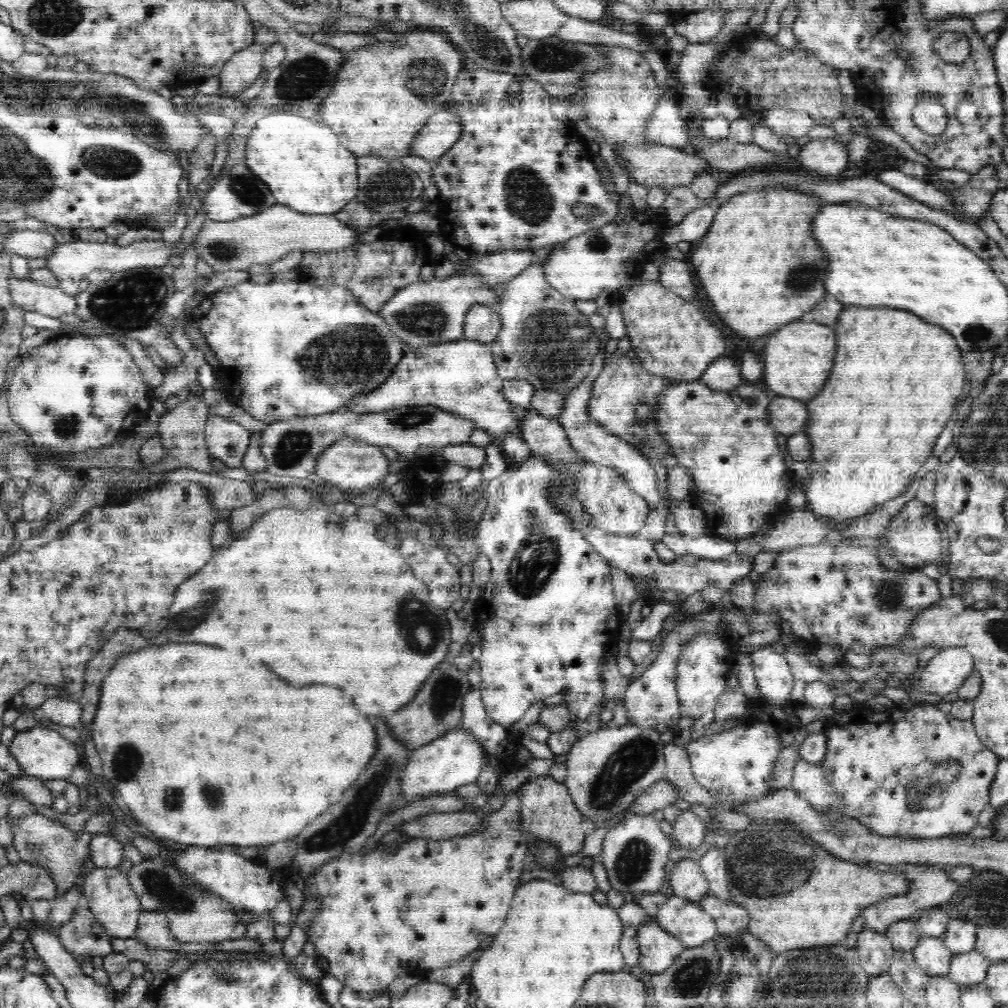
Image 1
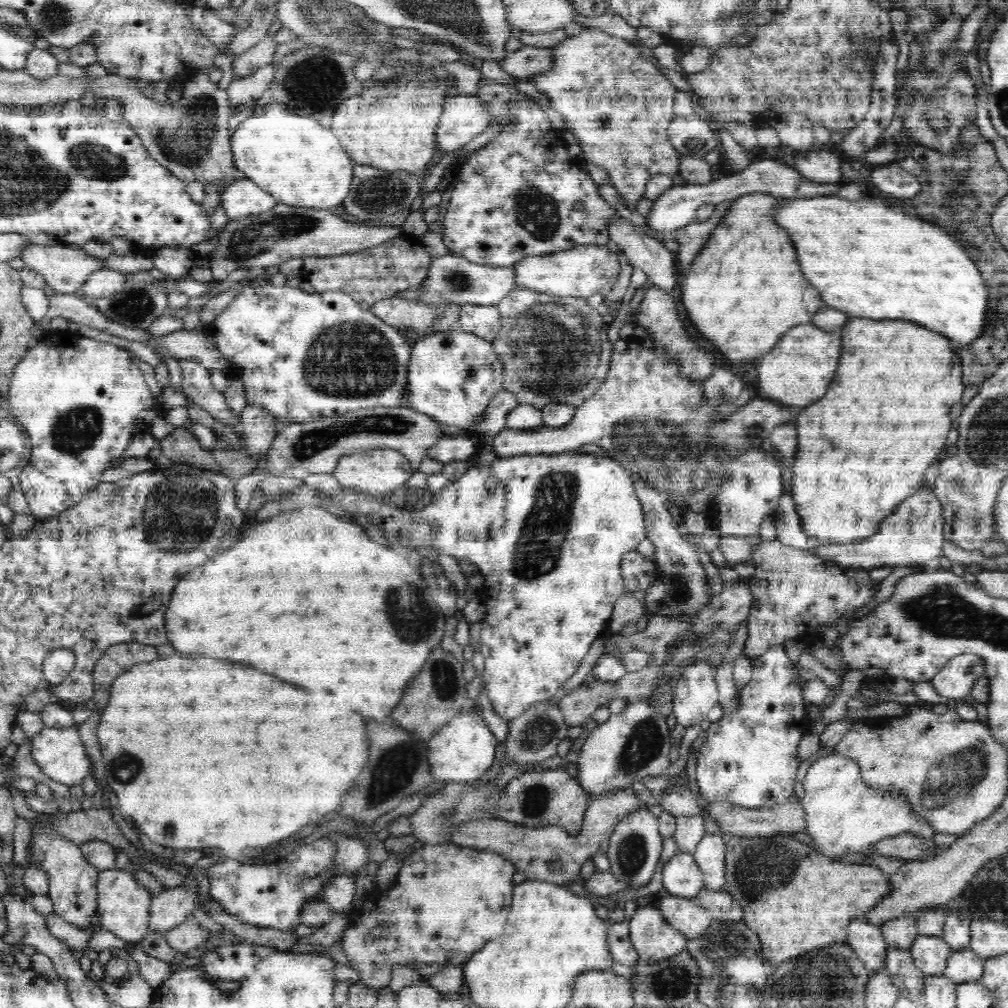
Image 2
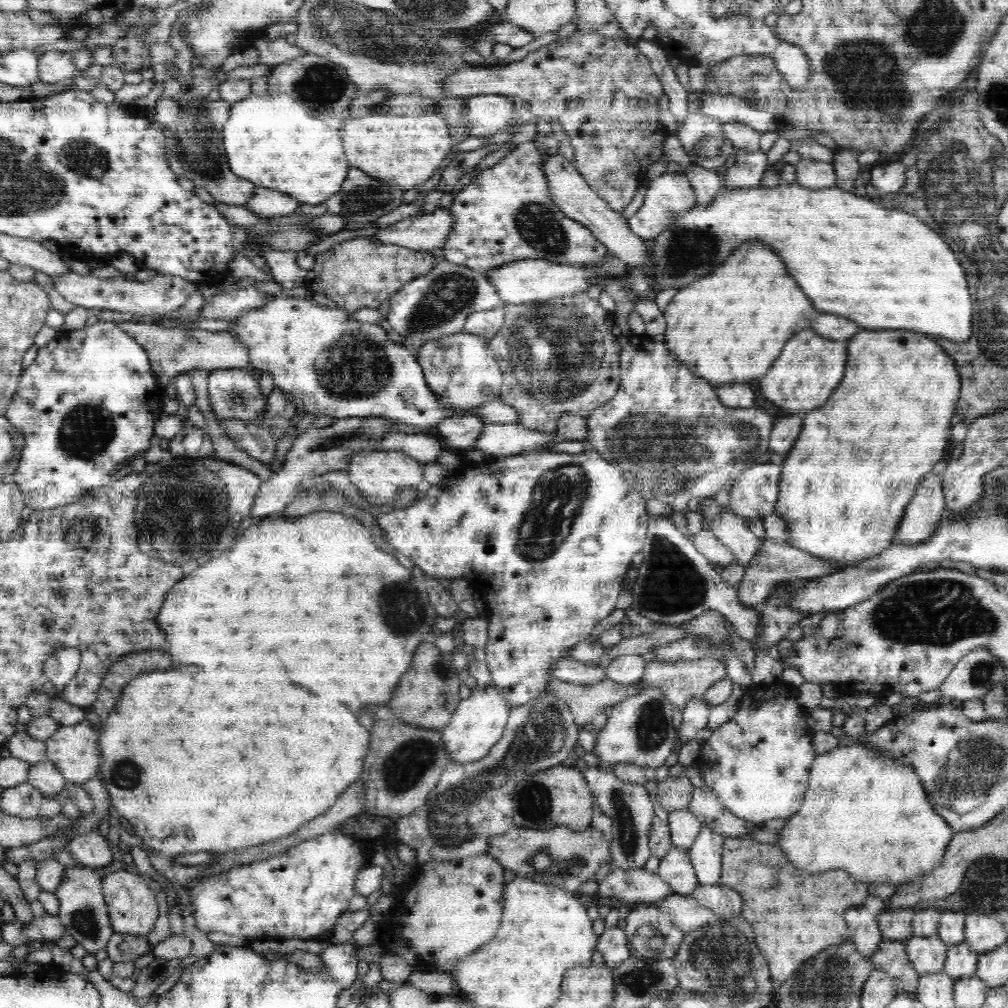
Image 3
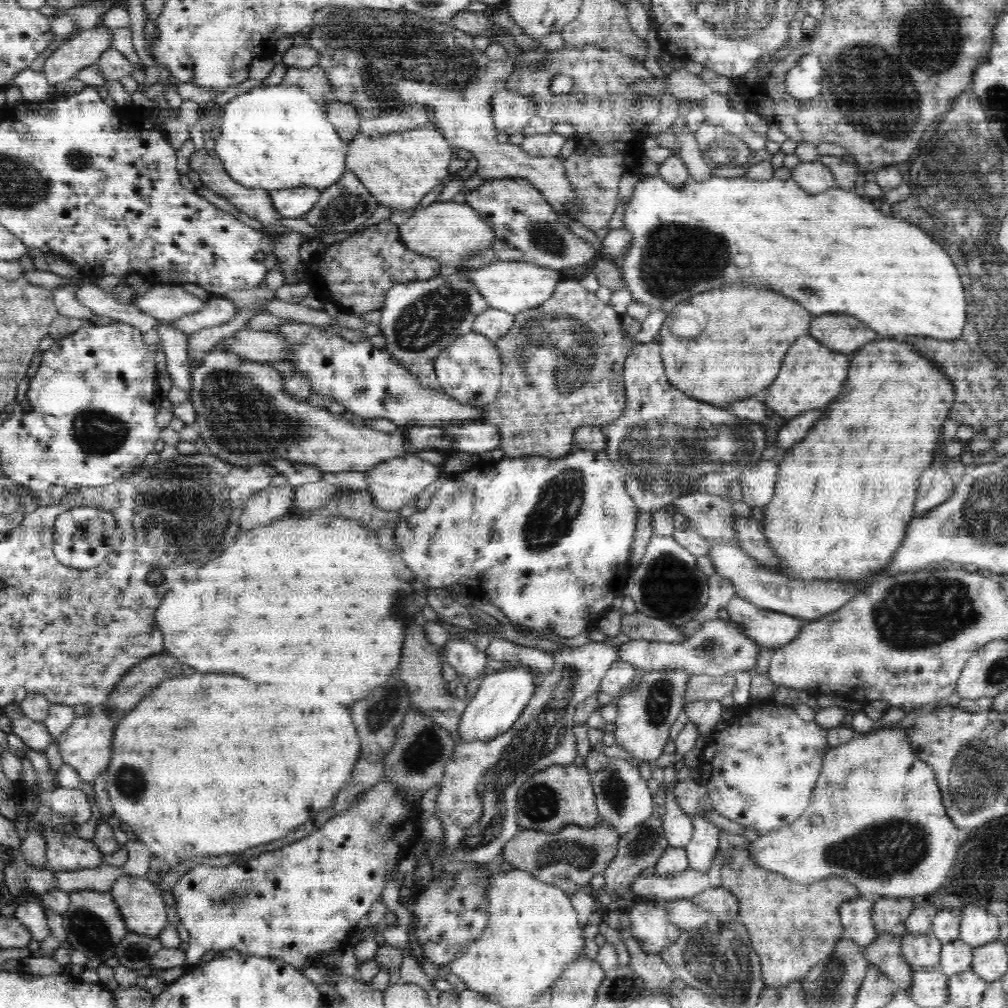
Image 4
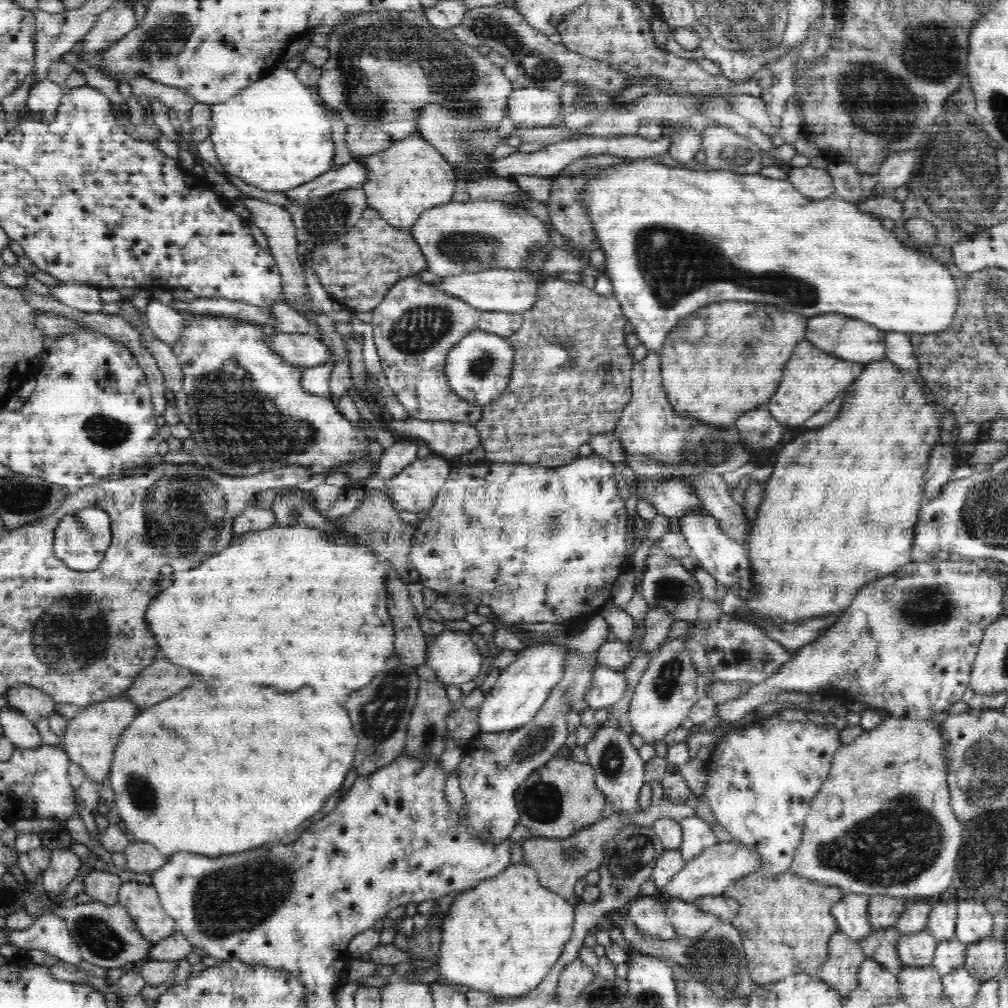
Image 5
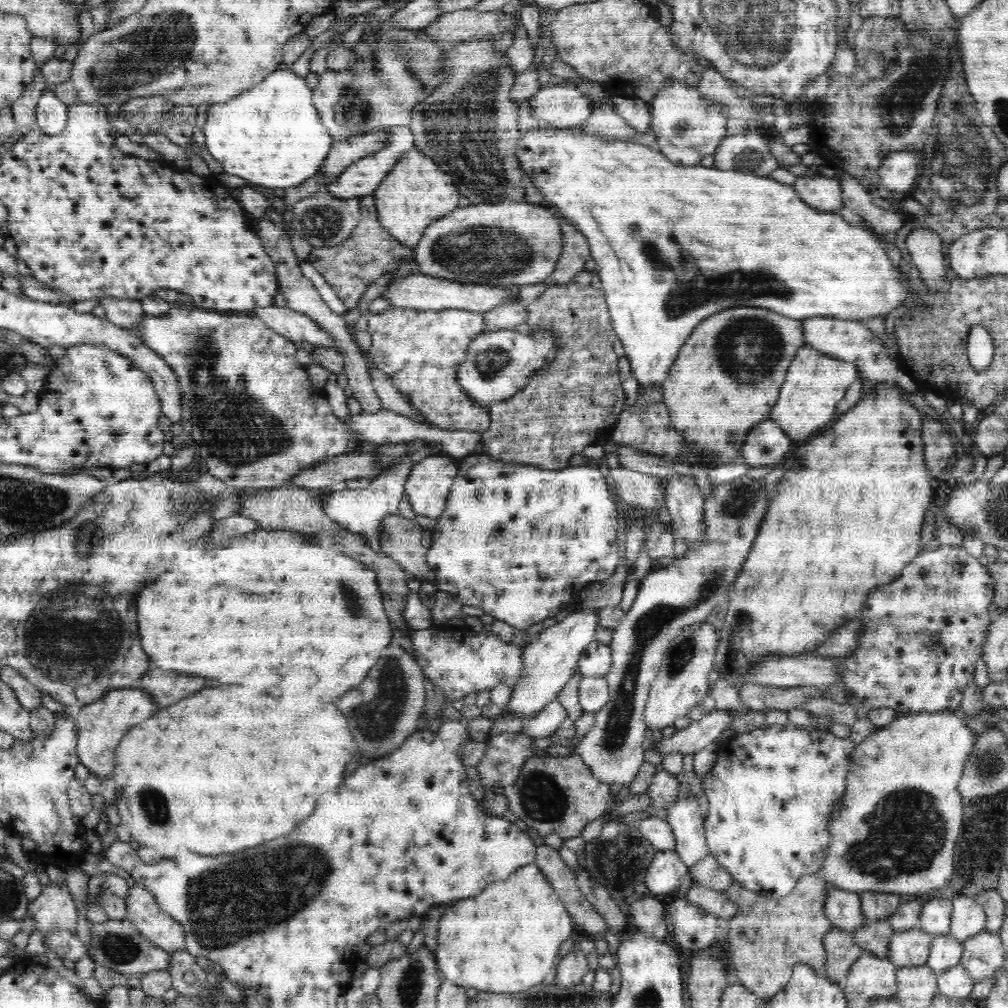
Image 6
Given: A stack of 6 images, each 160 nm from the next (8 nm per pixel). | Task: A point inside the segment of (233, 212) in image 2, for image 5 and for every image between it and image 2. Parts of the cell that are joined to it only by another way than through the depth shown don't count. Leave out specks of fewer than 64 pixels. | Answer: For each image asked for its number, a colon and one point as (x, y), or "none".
3: (266, 203)
4: (290, 203)
5: (350, 175)

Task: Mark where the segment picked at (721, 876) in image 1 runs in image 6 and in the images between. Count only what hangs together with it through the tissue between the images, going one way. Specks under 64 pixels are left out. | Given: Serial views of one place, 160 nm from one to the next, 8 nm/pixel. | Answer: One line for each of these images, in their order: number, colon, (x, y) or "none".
2: (710, 853)
3: (706, 853)
4: (701, 849)
5: (697, 835)
6: (684, 817)

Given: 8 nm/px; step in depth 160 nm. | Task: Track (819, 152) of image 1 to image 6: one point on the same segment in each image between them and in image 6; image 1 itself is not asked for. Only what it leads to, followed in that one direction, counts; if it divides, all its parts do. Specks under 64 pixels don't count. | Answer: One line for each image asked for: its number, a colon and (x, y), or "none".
2: (821, 165)
3: (812, 174)
4: (814, 177)
5: (816, 183)
6: (823, 193)

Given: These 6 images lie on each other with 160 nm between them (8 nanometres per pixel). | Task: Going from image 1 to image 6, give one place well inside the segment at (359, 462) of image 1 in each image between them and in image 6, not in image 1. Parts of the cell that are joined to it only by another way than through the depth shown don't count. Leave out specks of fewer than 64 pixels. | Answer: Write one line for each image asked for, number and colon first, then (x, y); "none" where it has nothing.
2: (377, 472)
3: (377, 475)
4: (394, 483)
5: (416, 488)
6: (429, 485)

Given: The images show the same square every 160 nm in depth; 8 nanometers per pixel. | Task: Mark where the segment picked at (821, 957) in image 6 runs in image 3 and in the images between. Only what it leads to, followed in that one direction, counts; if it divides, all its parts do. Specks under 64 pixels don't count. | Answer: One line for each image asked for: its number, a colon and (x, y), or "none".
3: (794, 917)
4: (792, 928)
5: (799, 909)

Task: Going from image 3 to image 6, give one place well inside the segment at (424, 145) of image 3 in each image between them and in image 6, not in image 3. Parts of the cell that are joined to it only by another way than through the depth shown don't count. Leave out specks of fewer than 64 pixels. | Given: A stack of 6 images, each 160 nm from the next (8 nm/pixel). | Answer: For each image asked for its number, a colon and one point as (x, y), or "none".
4: (399, 169)
5: (411, 176)
6: (415, 193)

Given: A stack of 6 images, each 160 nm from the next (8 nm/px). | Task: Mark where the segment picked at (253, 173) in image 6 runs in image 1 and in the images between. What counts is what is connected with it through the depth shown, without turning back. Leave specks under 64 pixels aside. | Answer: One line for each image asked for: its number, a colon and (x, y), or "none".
1: (299, 159)
2: (300, 161)
3: (272, 140)
4: (276, 137)
5: (275, 135)

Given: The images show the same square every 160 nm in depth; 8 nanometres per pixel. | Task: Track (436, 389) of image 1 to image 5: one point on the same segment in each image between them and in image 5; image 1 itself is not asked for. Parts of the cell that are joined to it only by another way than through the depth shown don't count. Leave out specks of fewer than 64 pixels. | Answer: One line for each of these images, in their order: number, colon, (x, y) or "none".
2: (452, 376)
3: (461, 370)
4: (469, 370)
5: (478, 368)

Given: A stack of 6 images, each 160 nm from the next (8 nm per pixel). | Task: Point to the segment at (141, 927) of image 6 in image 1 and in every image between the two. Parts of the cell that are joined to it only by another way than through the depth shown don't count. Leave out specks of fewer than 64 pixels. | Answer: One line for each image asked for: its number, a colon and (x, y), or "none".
1: (110, 896)
2: (123, 906)
3: (131, 899)
4: (144, 911)
5: (141, 901)

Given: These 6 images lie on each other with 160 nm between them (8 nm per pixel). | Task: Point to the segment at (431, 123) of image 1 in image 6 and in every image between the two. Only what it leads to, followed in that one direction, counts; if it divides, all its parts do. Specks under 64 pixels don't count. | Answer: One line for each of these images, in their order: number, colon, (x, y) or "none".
2: (464, 117)
3: (486, 114)
4: (512, 112)
5: (529, 107)
6: (562, 105)

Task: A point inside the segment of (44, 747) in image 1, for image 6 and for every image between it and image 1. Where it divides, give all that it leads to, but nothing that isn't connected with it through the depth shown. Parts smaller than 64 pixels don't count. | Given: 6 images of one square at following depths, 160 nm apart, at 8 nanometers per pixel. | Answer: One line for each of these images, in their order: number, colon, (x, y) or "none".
2: (59, 752)
3: (74, 749)
4: (87, 744)
5: (90, 738)
6: (100, 726)

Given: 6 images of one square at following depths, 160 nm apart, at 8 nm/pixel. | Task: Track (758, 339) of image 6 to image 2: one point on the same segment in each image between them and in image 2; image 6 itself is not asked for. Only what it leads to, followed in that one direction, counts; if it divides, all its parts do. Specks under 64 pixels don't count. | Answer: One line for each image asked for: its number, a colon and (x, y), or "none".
2: (728, 294)
3: (729, 327)
4: (747, 332)
5: (738, 361)

